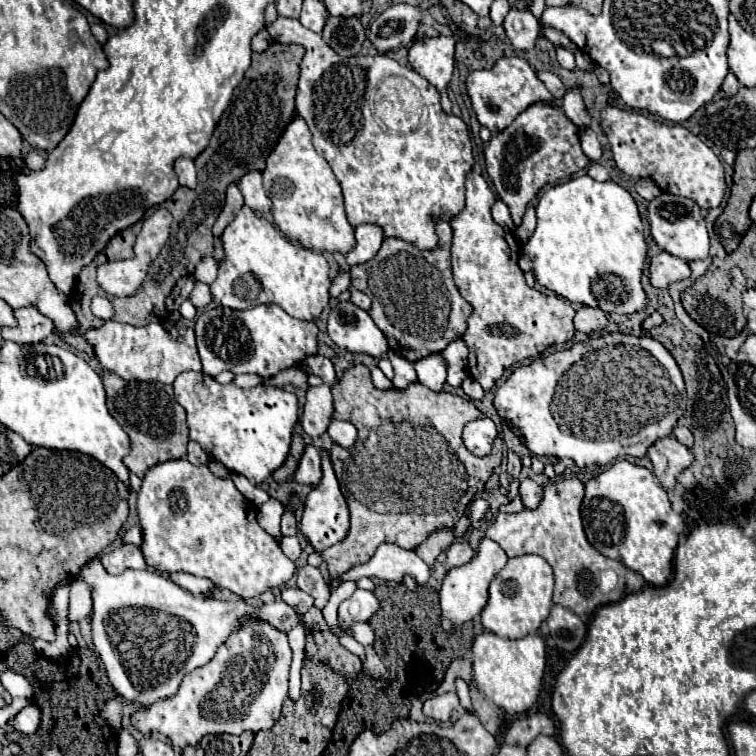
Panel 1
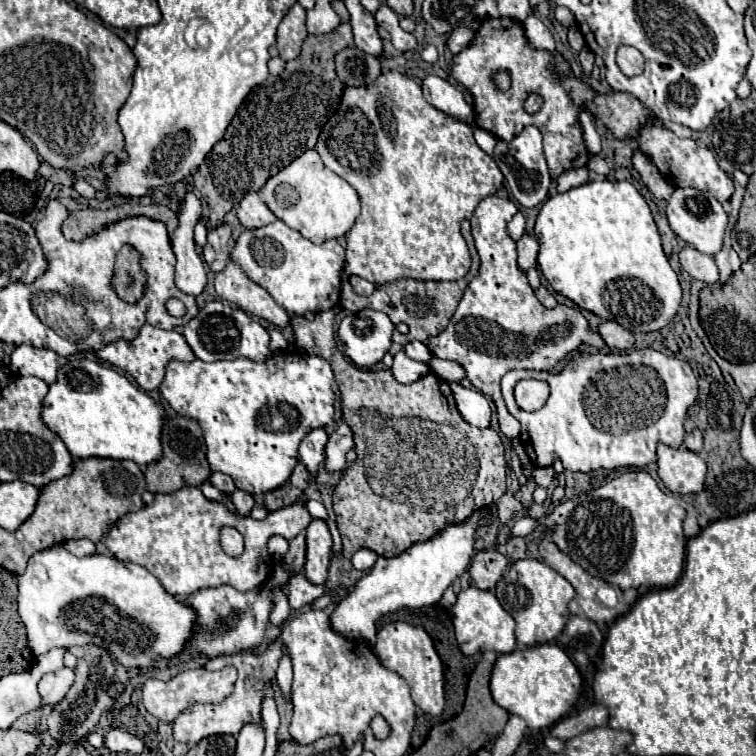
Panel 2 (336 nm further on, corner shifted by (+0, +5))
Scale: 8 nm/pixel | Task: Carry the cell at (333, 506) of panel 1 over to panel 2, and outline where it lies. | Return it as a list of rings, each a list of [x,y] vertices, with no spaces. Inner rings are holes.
[[[313,520],[307,526],[307,564],[305,576],[311,584],[325,584],[331,560],[331,534],[323,520]]]

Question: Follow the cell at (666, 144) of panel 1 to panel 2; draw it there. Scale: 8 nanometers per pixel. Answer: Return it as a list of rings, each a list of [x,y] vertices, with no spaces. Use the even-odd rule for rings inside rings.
[[[647,126],[641,130],[639,138],[639,150],[643,154],[647,154],[655,166],[659,168],[659,172],[663,174],[663,178],[677,186],[677,188],[697,188],[697,190],[707,190],[711,192],[719,202],[727,202],[733,194],[733,182],[727,178],[727,174],[719,168],[715,154],[709,148],[701,148],[697,146],[695,140],[691,138],[679,138],[675,136],[671,130],[663,128],[663,126]]]

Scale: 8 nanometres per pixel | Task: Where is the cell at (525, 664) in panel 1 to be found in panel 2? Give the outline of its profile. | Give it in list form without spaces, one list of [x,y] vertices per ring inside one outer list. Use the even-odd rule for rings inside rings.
[[[539,644],[525,650],[515,650],[511,654],[499,654],[493,674],[491,674],[491,694],[495,702],[501,708],[505,708],[509,714],[521,716],[531,730],[549,728],[555,722],[559,722],[559,718],[565,718],[581,696],[581,684],[583,680],[577,666],[569,660],[569,656],[557,644]]]

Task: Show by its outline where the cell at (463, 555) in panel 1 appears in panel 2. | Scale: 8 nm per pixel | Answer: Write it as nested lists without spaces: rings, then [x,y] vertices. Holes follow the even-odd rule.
[[[485,550],[473,556],[469,572],[481,590],[493,590],[499,578],[503,576],[503,572],[507,570],[507,566],[509,566],[509,560],[501,552]]]

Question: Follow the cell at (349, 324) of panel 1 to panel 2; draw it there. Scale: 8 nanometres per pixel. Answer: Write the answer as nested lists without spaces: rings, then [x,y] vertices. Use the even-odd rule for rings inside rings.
[[[359,310],[347,314],[339,324],[339,338],[345,354],[357,368],[371,368],[381,362],[391,346],[393,324],[387,314]]]

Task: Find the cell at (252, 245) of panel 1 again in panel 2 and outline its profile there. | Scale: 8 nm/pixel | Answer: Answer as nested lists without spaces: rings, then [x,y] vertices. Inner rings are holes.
[[[277,220],[263,228],[245,230],[231,252],[231,260],[241,264],[249,278],[263,286],[269,296],[289,314],[307,316],[331,310],[339,304],[345,250],[337,240],[327,240],[317,246],[309,242],[301,232]]]

